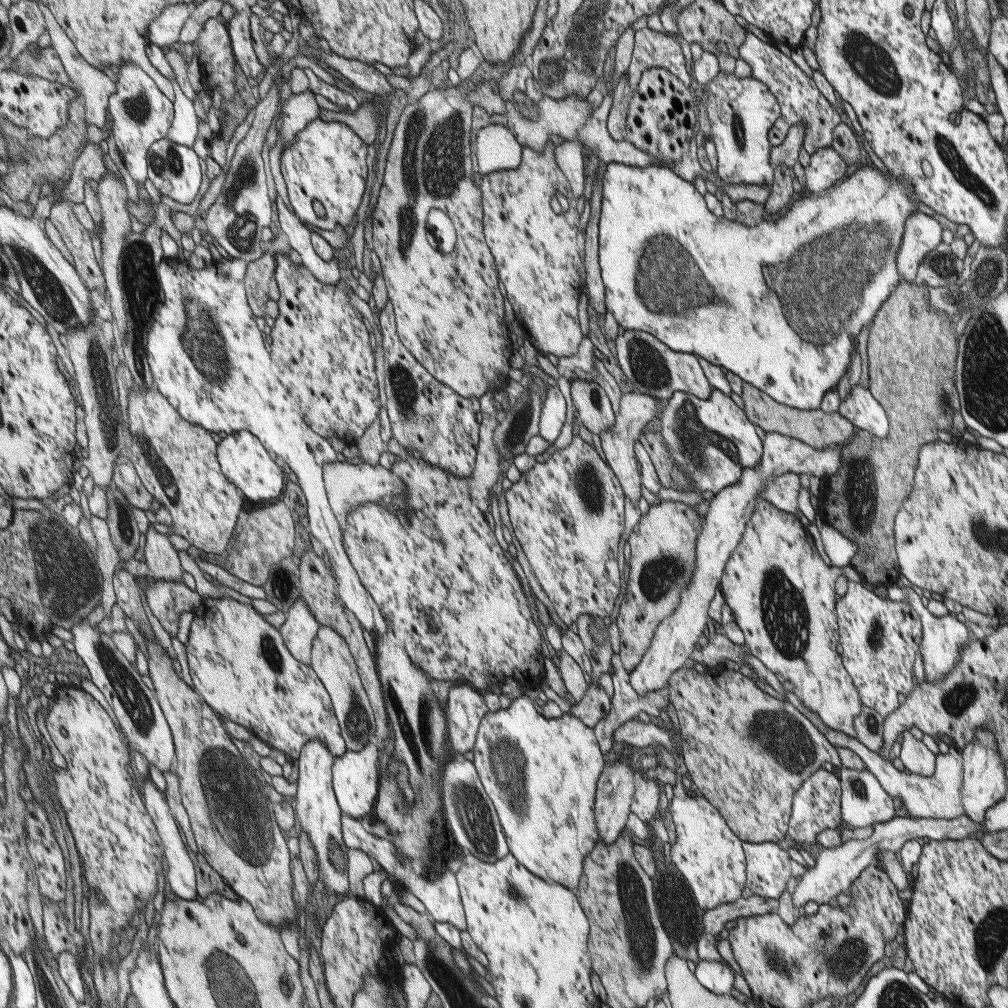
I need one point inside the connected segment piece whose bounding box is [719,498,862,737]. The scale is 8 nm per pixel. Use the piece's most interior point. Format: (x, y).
(782, 598)

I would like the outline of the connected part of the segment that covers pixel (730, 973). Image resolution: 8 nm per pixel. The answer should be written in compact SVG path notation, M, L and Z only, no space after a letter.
M698 960L694 975L705 989L719 995L728 995L734 982L734 971L723 960Z

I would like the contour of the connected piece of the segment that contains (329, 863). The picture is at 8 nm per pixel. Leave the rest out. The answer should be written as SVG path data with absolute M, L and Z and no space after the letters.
M319 739L309 741L301 751L300 757L297 759L299 764L298 777L298 793L293 800L293 810L295 811L295 820L299 831L309 833L315 848L319 855L320 869L322 872L321 882L324 883L325 890L334 890L337 894L350 893L350 876L346 867L345 845L343 843L344 832L342 831L342 815L335 790L333 790L333 765L336 756L328 749L324 742Z

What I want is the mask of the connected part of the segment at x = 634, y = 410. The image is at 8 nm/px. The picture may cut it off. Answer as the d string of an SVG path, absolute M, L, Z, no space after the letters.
M637 392L621 394L619 413L614 415L614 423L607 430L598 434L601 441L601 452L603 452L614 476L619 478L623 492L626 492L627 498L631 500L633 505L637 504L640 499L640 470L633 452L633 445L636 443L643 426L656 418L658 413L657 402L652 396Z

